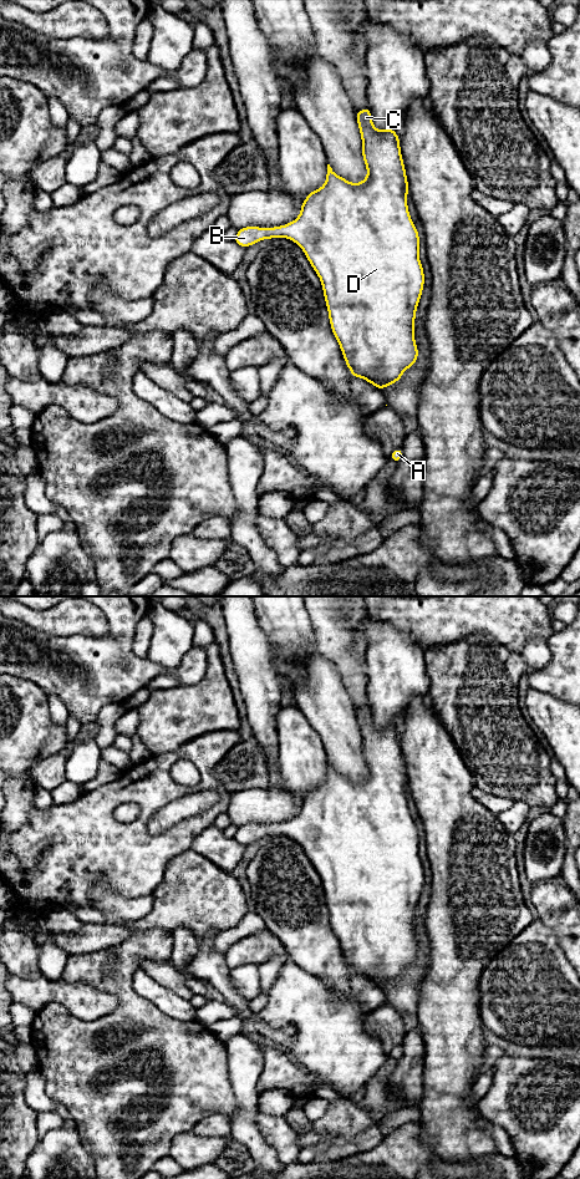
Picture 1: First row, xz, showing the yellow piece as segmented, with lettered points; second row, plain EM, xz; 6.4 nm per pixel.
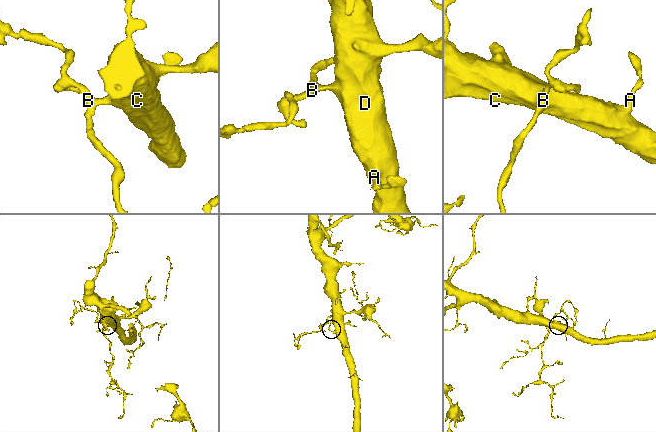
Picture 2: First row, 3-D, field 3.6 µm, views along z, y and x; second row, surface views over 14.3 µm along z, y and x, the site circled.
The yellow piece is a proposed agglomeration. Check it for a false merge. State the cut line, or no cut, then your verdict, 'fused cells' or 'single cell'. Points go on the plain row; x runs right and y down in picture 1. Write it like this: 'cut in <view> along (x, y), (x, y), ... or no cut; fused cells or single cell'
no cut; single cell

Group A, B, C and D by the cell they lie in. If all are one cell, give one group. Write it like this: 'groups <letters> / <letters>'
groups A B C D

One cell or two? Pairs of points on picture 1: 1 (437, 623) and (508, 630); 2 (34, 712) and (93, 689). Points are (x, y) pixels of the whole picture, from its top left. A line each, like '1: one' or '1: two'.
1: one
2: two

